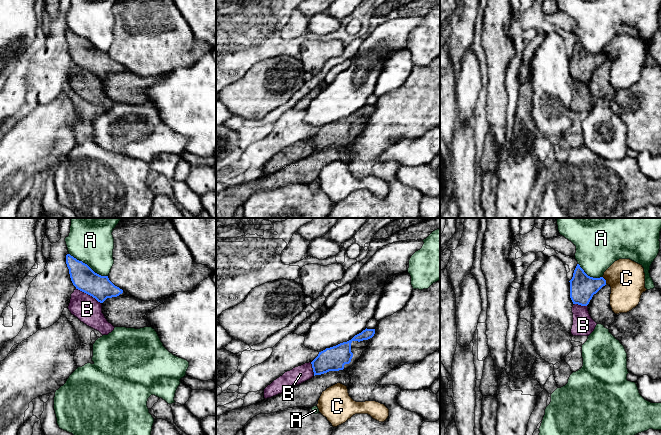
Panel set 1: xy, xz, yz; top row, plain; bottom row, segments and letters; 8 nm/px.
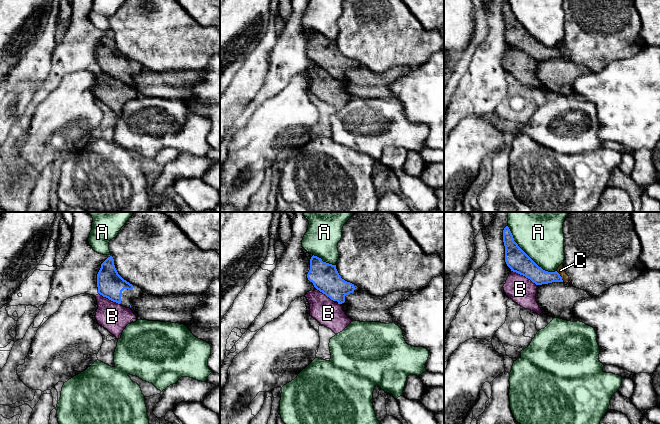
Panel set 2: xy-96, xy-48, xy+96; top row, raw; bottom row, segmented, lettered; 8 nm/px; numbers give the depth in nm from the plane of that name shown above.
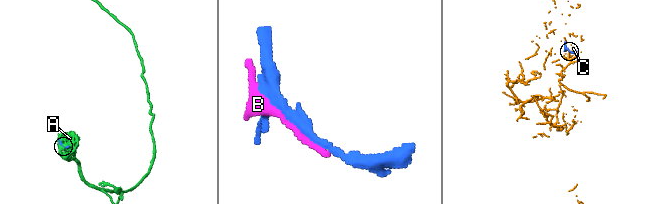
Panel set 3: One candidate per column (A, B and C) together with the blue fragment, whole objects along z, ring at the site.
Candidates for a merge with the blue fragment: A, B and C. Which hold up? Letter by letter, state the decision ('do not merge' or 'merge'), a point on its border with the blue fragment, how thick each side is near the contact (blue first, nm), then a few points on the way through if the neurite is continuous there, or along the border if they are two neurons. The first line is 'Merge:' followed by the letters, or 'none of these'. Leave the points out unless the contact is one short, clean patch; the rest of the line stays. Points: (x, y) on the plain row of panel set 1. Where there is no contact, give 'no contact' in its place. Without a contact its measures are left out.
Merge: none of these
A: do not merge; meets blue in xy at (87, 41); 190 nm thick on the blue side, 320 nm on the other
B: do not merge; meets blue in xy at (88, 70); 190 nm thick on the blue side, 220 nm on the other
C: do not merge; meets blue in yz at (605, 56); 200 nm thick on the blue side, 300 nm on the other; border along yz (602, 53), (606, 59)

